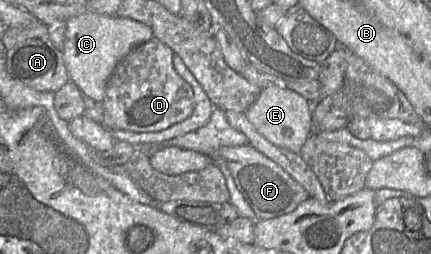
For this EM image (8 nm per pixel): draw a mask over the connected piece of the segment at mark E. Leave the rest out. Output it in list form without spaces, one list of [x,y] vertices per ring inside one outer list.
[[[270,85],[262,88],[256,101],[245,113],[256,130],[268,141],[282,149],[299,153],[313,133],[312,107],[309,101],[286,85]]]

